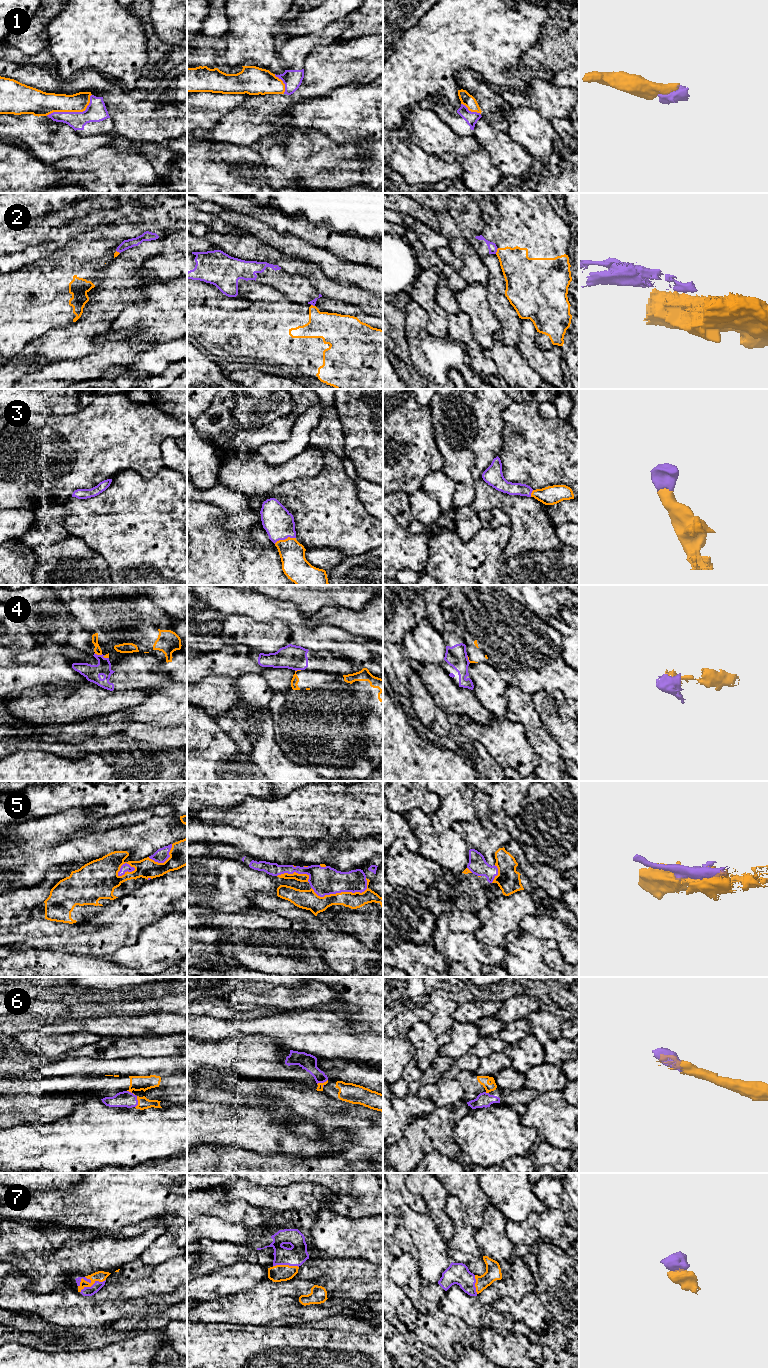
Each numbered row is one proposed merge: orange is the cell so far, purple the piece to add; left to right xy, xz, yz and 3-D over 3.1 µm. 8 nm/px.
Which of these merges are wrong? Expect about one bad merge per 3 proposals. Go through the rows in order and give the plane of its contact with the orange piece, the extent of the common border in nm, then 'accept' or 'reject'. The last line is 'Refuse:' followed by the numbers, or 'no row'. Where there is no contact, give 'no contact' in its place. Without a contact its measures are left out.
1: xy | 400 nm | accept
2: yz | 50 nm | reject
3: xz | 180 nm | accept
4: xz | 50 nm | reject
5: xz | 460 nm | accept
6: xz | 100 nm | accept
7: xy | 240 nm | accept
Refuse: 2, 4

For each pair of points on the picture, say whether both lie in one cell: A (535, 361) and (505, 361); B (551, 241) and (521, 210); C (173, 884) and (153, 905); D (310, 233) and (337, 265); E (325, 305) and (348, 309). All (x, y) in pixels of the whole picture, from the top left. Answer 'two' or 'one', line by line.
A: two
B: one
C: one
D: two
E: one

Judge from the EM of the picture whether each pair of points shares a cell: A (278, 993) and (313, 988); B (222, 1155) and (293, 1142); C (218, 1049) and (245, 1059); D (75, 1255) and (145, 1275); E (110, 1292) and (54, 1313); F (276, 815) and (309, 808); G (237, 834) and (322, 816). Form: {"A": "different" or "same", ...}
{"A": "same", "B": "different", "C": "same", "D": "different", "E": "different", "F": "same", "G": "different"}

